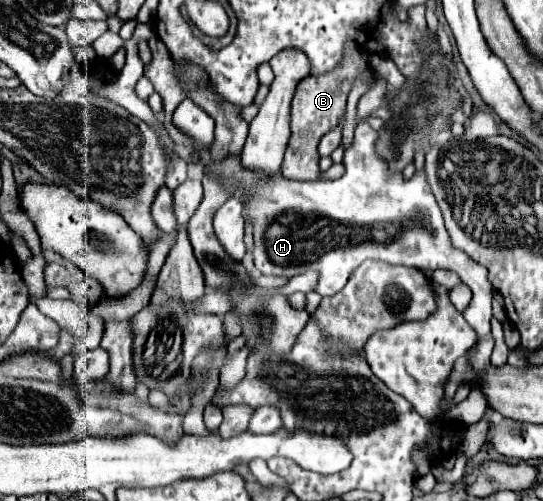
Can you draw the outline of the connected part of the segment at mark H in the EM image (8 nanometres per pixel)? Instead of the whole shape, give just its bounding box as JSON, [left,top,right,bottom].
[172,97,492,337]

